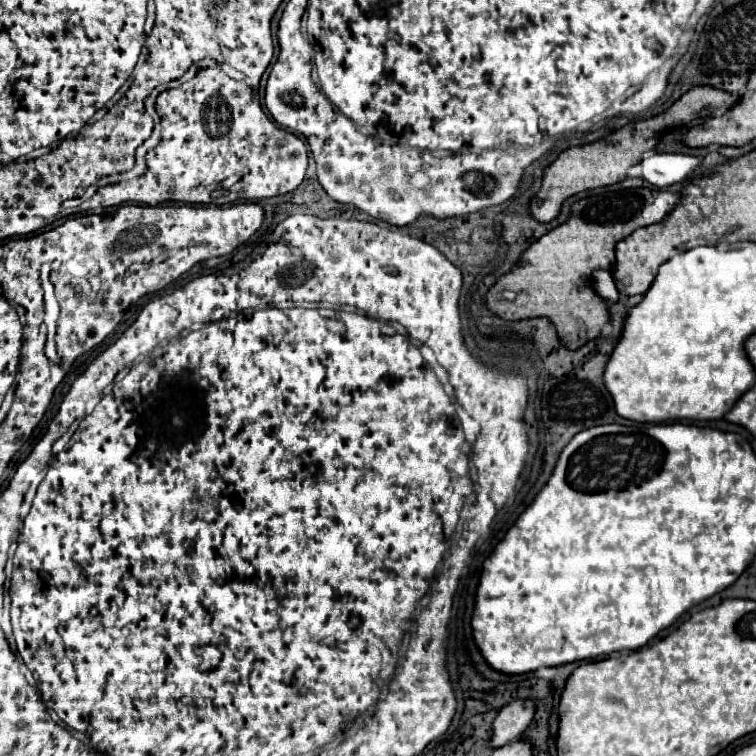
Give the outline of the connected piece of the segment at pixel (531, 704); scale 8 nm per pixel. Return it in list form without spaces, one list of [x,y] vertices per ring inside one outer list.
[[[531,698],[513,700],[507,706],[503,706],[499,710],[497,718],[493,720],[491,746],[499,748],[499,746],[505,746],[505,744],[513,742],[515,738],[519,738],[531,724],[533,714],[535,714],[535,700],[531,700]]]

